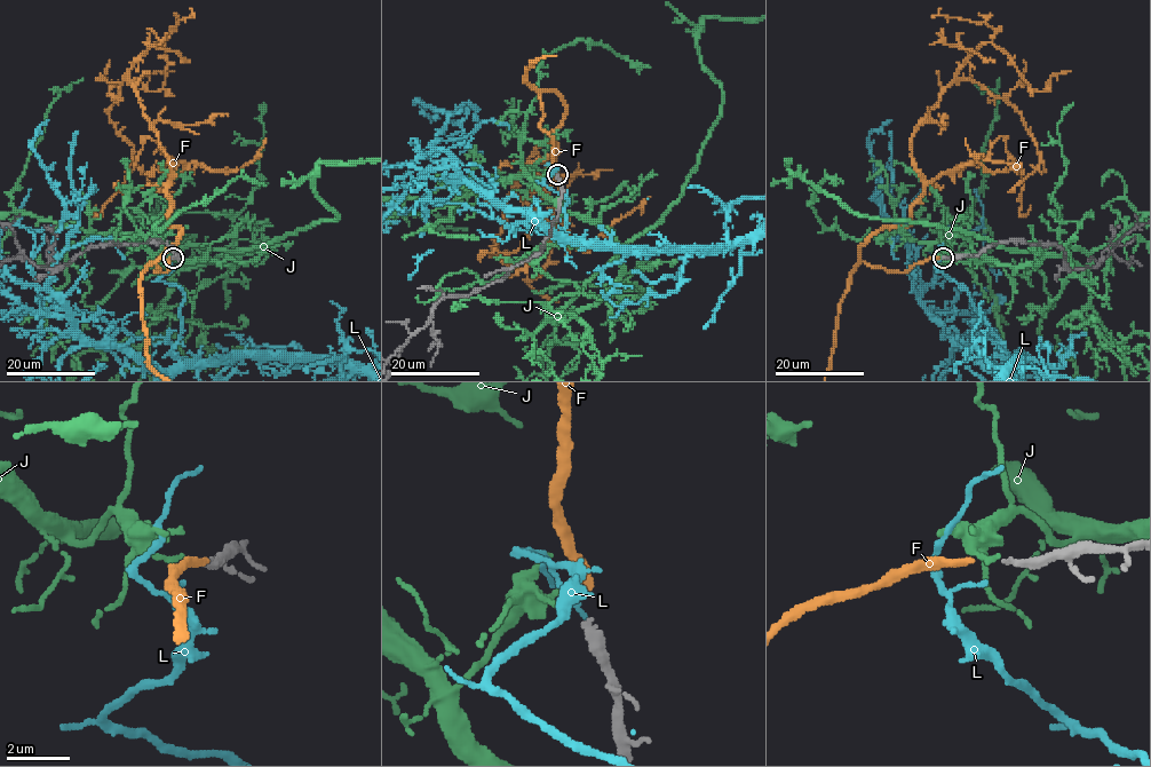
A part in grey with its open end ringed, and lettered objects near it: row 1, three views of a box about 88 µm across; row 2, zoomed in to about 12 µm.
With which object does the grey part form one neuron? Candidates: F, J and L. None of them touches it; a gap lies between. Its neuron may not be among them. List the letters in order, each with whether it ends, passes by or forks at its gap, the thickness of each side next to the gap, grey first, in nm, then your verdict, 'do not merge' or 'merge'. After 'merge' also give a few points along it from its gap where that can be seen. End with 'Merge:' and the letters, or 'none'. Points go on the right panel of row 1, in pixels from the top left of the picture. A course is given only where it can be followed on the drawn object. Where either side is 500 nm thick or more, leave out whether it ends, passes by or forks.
F: it ends; calibres 260 and 260 nm; merge; course (939, 258), (890, 271), (858, 248), (910, 223), (911, 134), (939, 94), (991, 42), (1040, 92), (1071, 71)
J: it ends; calibres 260 and 130 nm; do not merge
L: it ends; calibres 260 and 130 nm; do not merge
Merge: F

